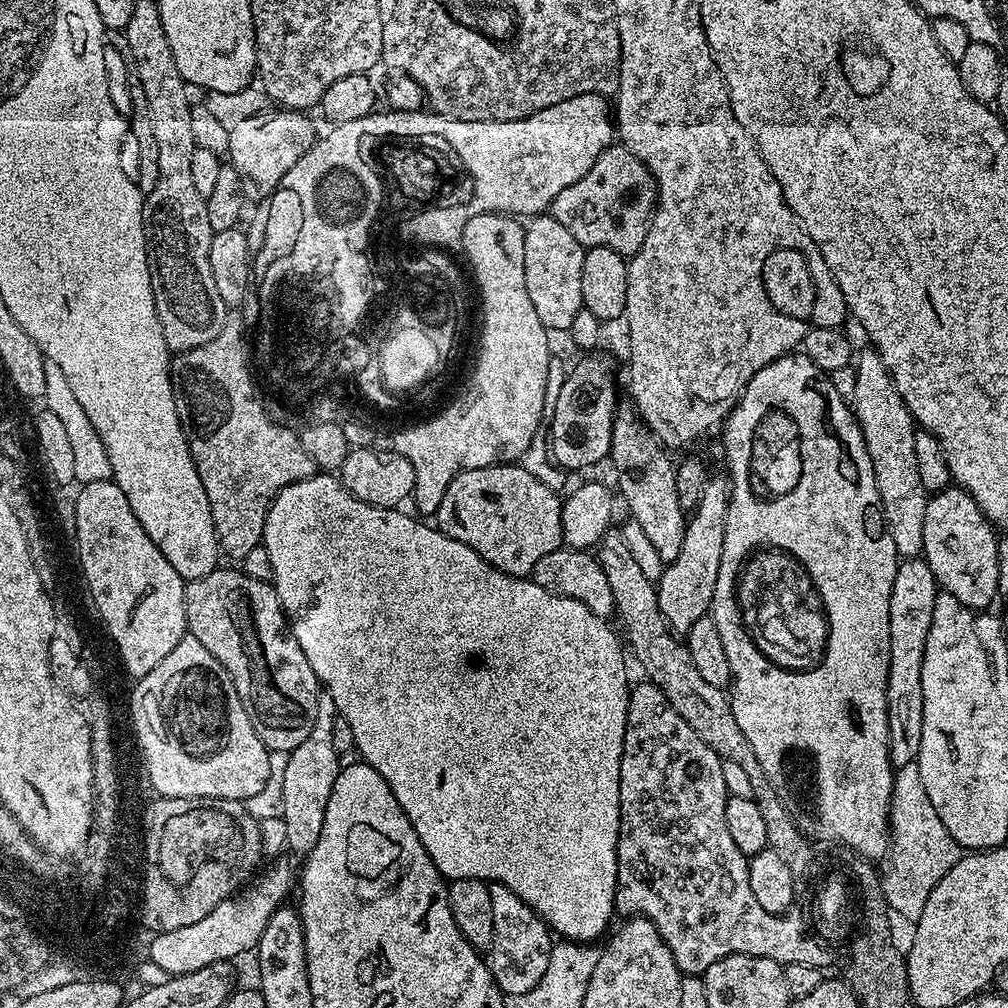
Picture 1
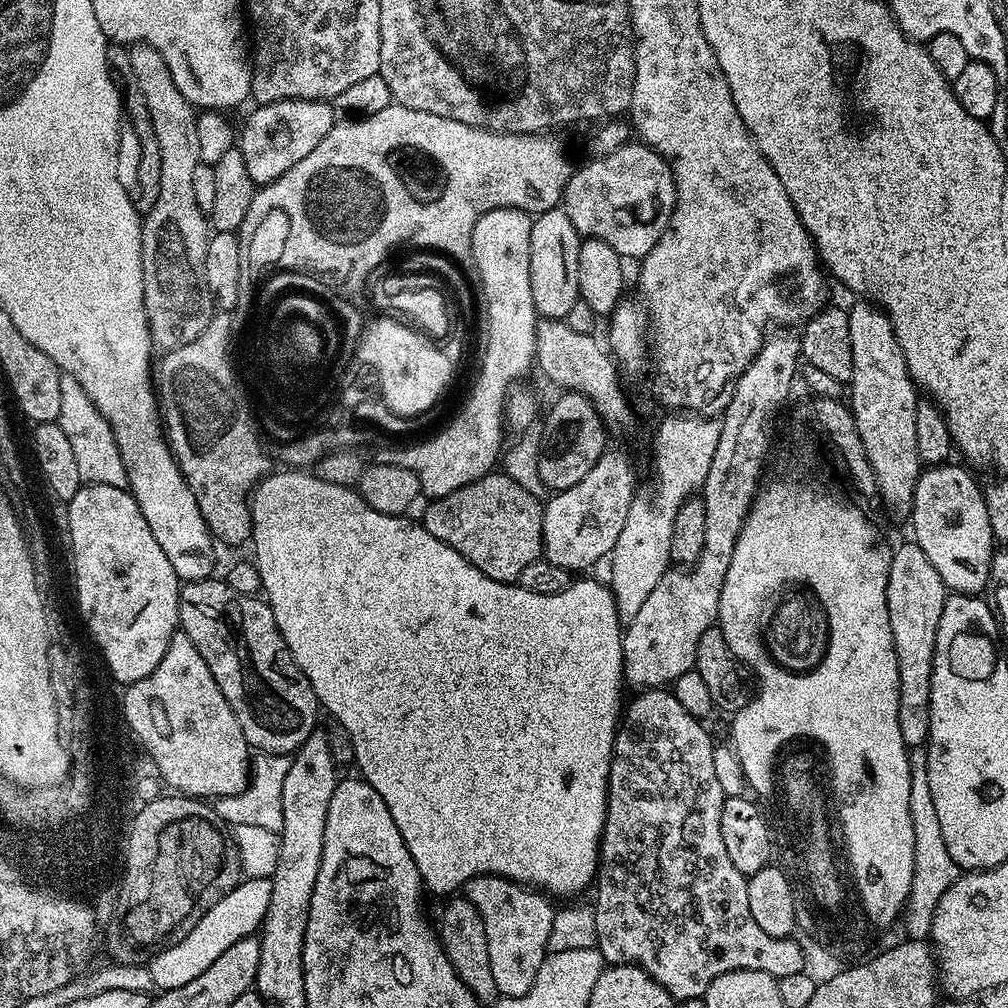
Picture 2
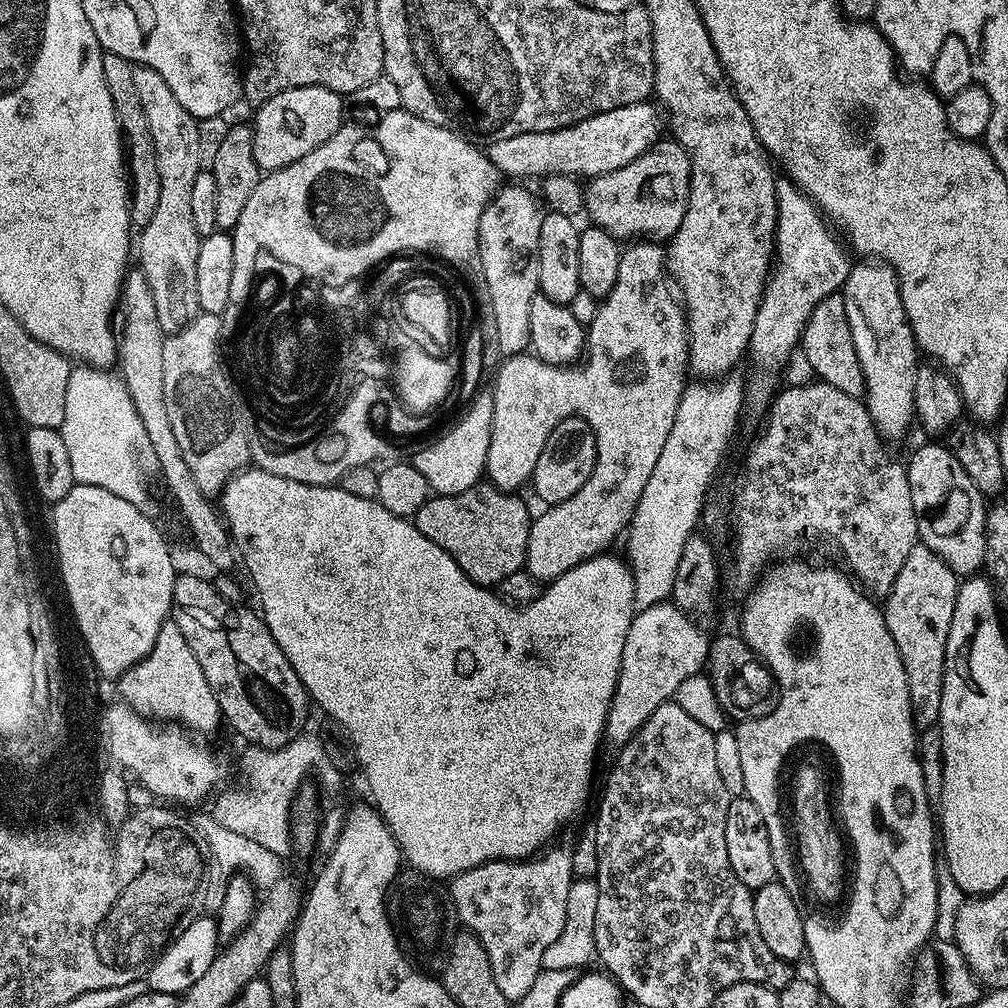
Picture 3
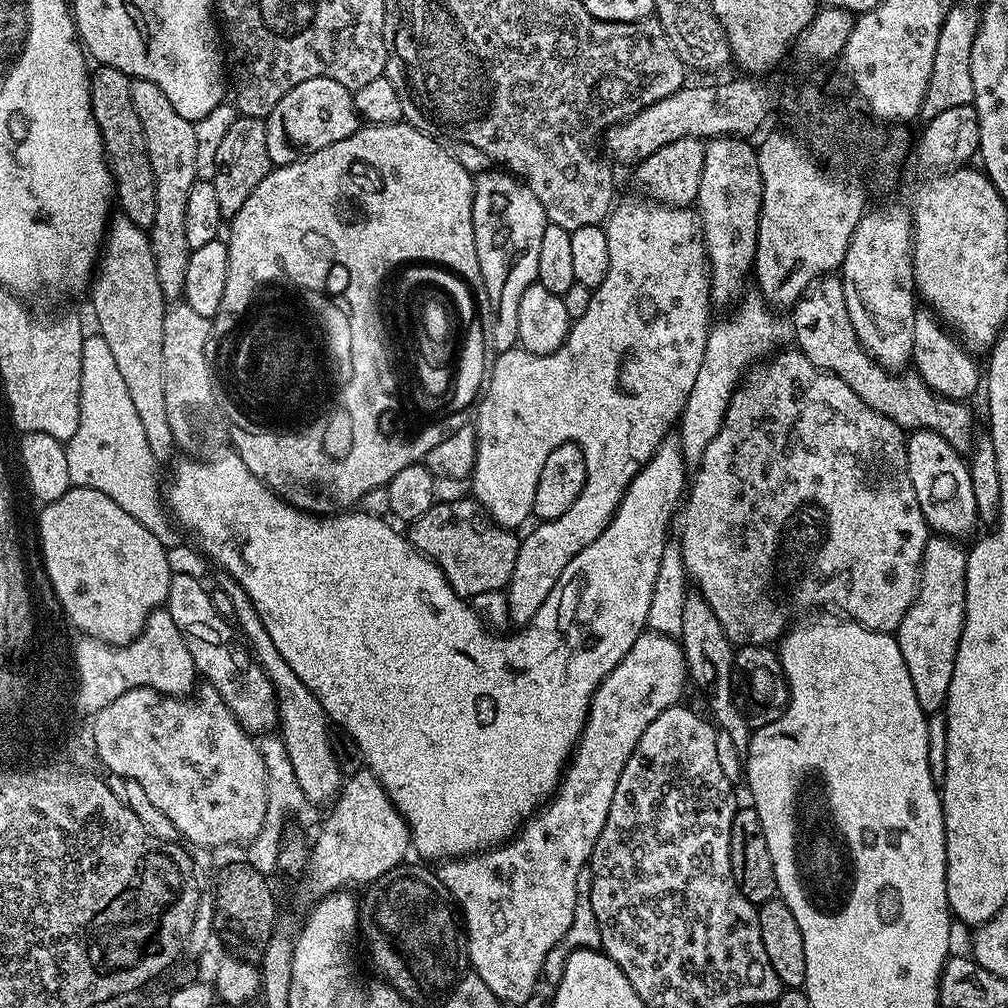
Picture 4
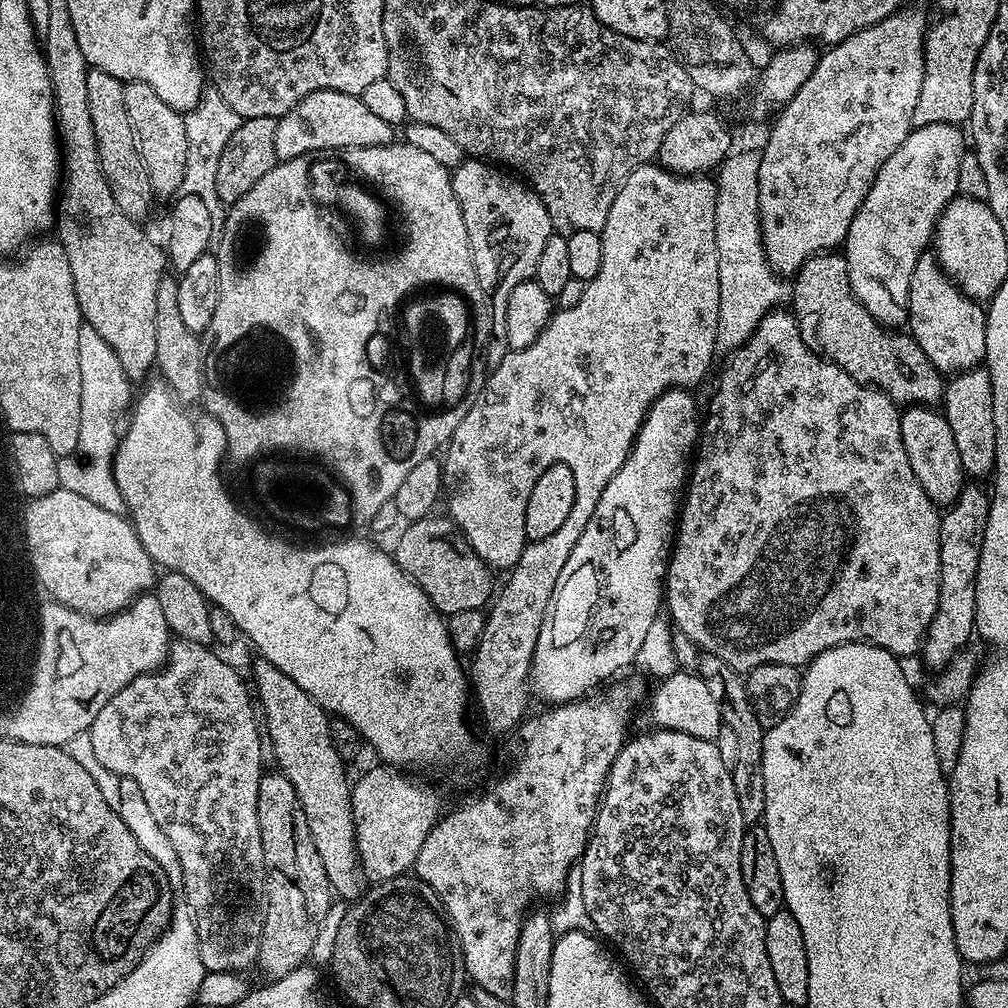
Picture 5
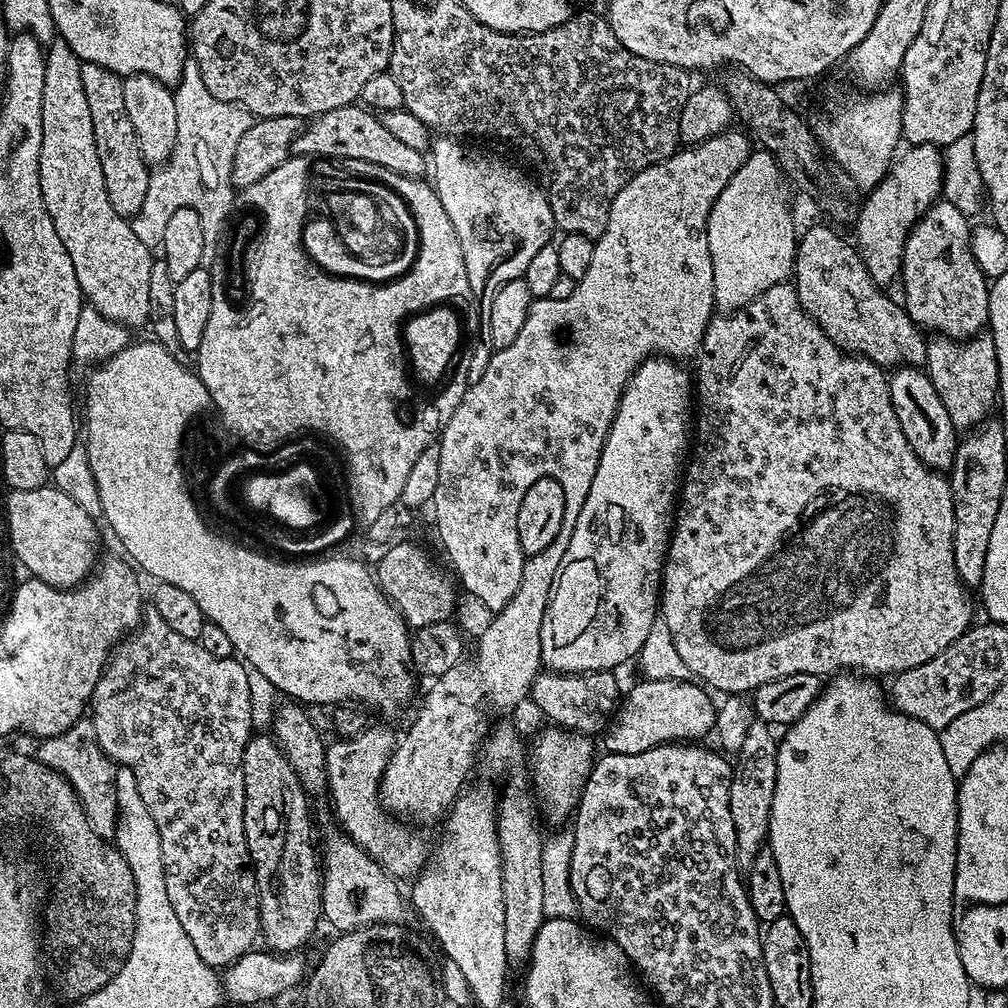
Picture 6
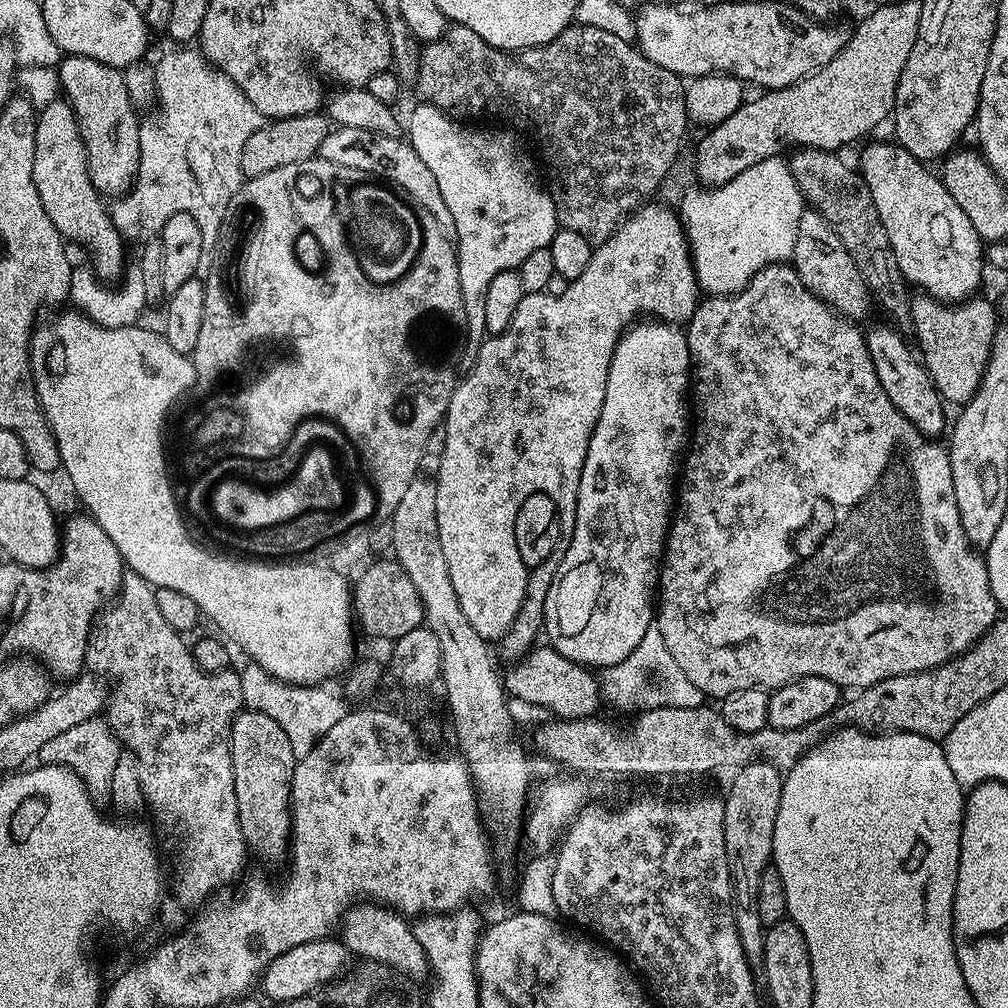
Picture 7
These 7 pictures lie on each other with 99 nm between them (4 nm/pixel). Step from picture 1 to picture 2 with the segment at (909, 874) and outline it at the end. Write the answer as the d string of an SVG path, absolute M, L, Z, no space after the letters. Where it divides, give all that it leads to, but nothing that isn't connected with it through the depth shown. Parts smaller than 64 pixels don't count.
M920 745L909 751L908 761L911 764L910 812L915 832L915 874L911 884L911 894L902 916L902 925L909 940L923 940L931 935L933 914L942 894L962 875L946 848L942 830L939 828L938 814L934 811L934 798L931 797L928 750Z

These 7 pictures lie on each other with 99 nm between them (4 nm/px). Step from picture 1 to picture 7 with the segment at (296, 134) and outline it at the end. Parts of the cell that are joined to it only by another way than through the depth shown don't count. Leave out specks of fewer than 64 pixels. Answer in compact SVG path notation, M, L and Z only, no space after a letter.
M336 126L326 134L326 138L322 138L318 156L337 169L338 167L353 168L356 172L369 172L372 176L381 176L381 181L387 182L393 189L403 193L420 212L429 212L434 222L438 222L442 234L446 234L448 240L455 241L454 217L450 215L450 209L442 199L442 190L438 190L438 181L434 179L434 174L430 174L426 162L418 158L418 154L407 139Z

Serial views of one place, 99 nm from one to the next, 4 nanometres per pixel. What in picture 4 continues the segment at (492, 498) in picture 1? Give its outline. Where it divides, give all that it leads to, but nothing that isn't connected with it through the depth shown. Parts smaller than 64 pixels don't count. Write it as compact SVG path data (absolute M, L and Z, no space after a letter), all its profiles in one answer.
M441 499L432 504L422 518L407 525L406 535L422 555L439 566L459 596L471 598L490 590L507 589L514 574L521 537L515 531L492 523L475 499L467 499Z

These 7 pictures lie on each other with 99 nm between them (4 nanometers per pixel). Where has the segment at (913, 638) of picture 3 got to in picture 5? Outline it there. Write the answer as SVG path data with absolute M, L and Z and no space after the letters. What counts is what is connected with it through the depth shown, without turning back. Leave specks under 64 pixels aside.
M972 482L960 491L960 498L941 515L940 518L940 593L938 594L938 610L928 627L927 637L922 645L922 657L932 670L939 670L965 647L968 639L973 639L976 626L976 575L978 562L982 554L982 538L986 530L986 522L990 514L990 496L979 488L979 483Z

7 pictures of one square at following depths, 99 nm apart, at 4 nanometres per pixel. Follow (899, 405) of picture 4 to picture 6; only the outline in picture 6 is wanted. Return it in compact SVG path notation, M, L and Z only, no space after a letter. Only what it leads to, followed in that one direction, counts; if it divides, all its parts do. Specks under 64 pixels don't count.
M832 228L803 229L796 245L794 287L802 310L846 353L865 356L885 370L923 366L928 353L925 333L916 327L903 303L895 304L870 278L859 251Z

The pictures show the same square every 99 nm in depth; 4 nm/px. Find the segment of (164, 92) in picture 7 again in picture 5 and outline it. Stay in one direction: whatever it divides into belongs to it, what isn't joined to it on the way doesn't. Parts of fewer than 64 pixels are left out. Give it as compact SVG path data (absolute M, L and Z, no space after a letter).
M208 94L201 99L195 108L191 108L184 116L186 122L186 174L184 175L184 192L194 194L206 202L210 210L210 218L214 222L223 221L226 215L225 205L220 203L216 193L216 175L218 174L218 158L222 158L222 150L226 150L226 142L230 142L230 134L238 130L241 119L222 98L215 94Z

